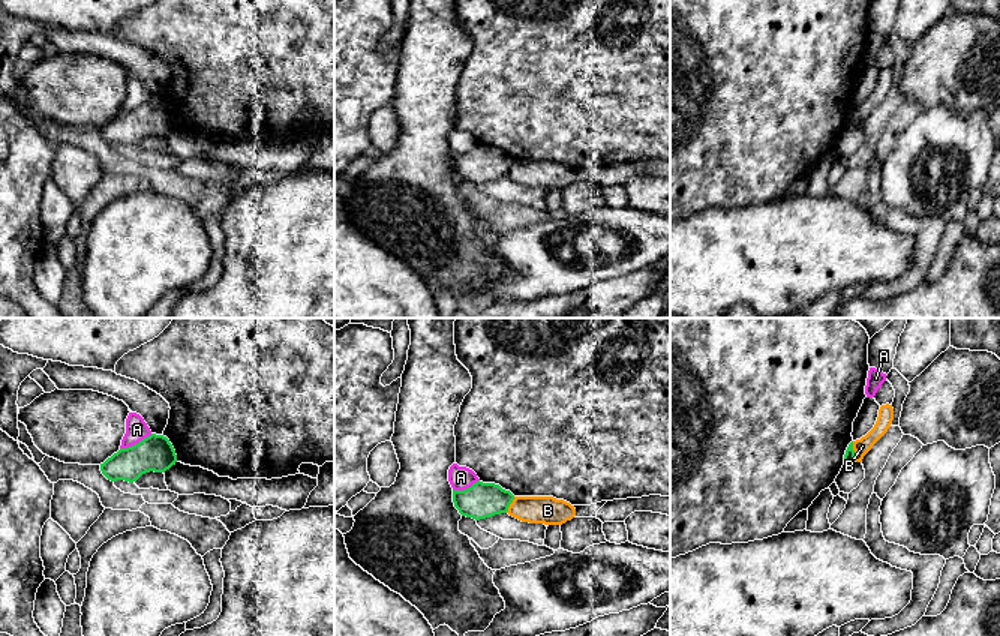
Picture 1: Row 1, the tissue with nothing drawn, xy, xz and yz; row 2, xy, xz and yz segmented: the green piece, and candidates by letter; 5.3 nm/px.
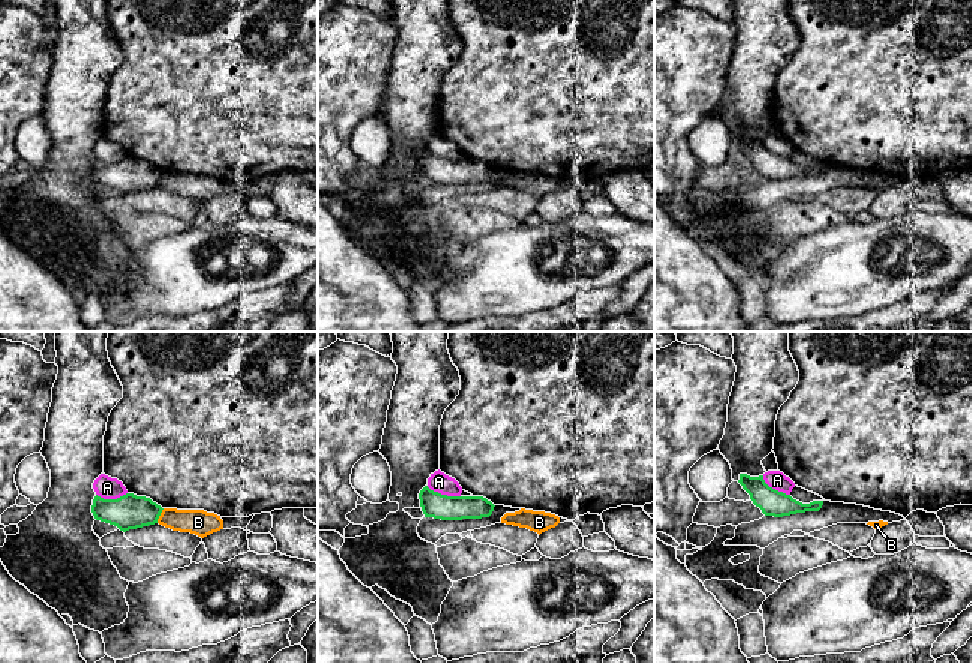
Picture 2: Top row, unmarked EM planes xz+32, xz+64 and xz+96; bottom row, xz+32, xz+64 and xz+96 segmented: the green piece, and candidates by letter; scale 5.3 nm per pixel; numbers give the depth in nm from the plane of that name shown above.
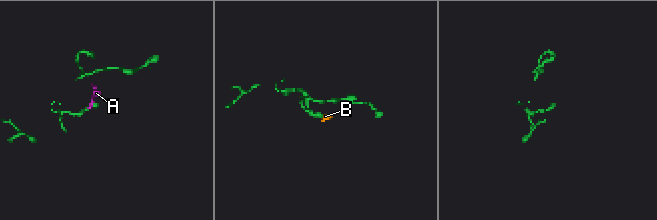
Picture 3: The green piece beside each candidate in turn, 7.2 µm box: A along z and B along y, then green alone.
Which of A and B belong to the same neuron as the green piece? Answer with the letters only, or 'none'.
none

